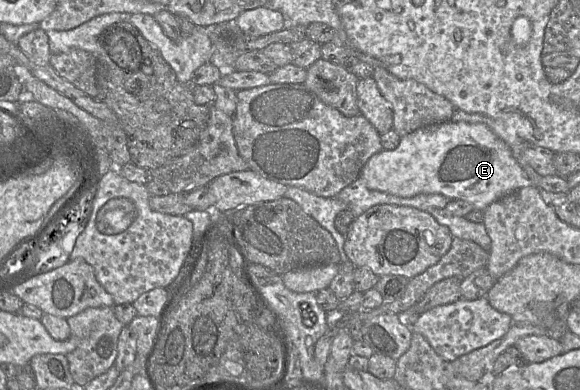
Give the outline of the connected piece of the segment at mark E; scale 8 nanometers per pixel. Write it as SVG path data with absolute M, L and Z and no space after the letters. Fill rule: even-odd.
M447 121L422 127L401 137L394 150L374 154L363 166L361 177L371 190L386 192L399 197L418 194L442 194L450 200L460 199L483 211L489 204L522 187L534 185L524 168L518 163L509 146L483 123Z

